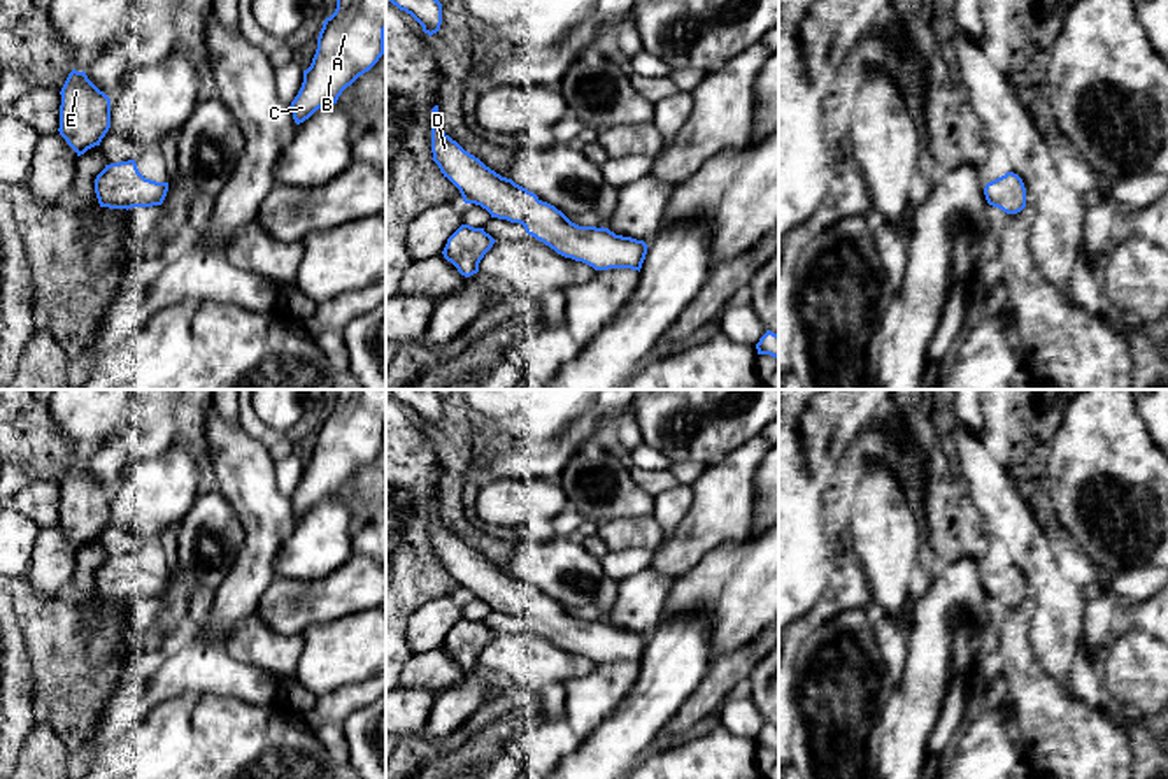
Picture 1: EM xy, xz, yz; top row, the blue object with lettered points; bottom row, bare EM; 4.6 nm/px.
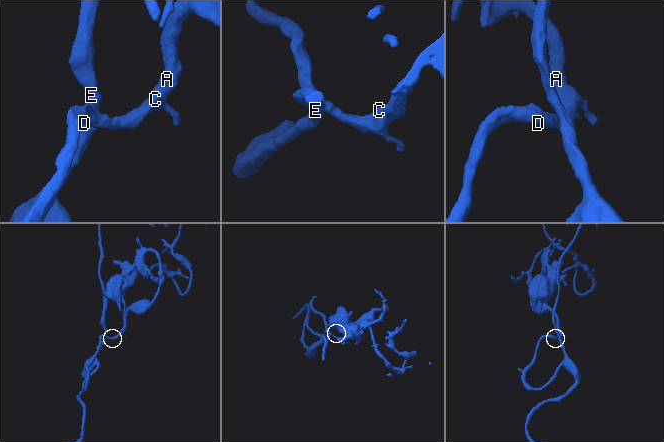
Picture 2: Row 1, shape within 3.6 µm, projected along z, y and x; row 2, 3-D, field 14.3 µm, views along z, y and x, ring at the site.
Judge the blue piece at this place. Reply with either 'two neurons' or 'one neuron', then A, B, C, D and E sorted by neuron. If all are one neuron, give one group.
one neuron; A B C D E

